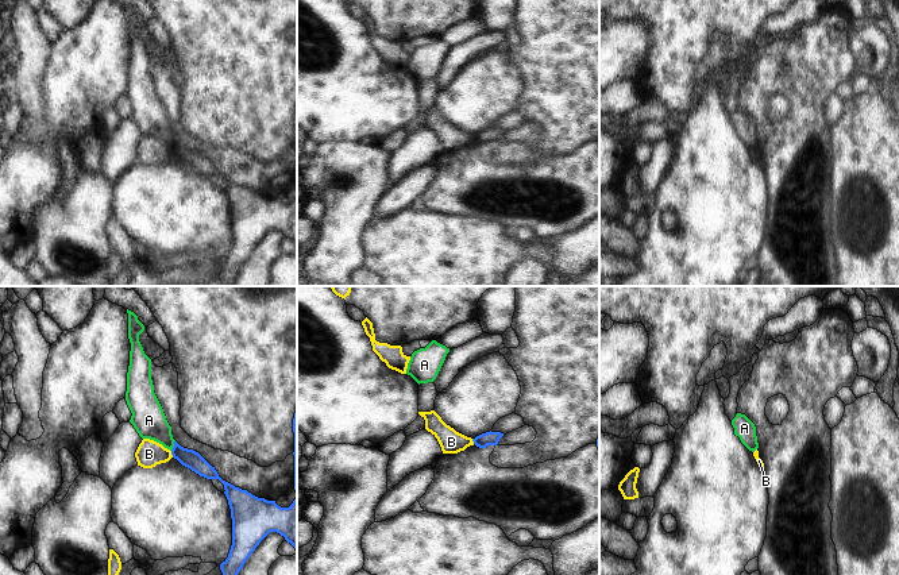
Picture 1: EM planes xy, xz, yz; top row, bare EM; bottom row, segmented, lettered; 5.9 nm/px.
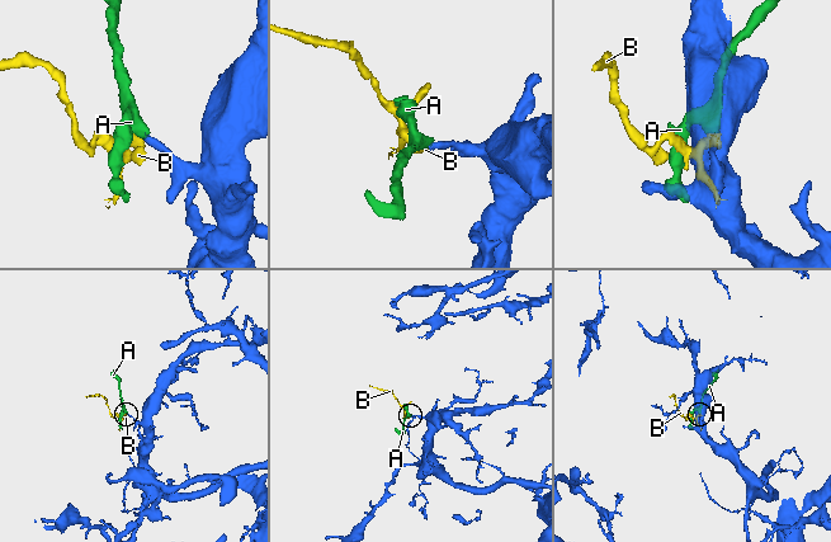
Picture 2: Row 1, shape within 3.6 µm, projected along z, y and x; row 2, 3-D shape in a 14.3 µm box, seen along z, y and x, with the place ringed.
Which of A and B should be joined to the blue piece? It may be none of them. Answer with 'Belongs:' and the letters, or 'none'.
Belongs: A.

